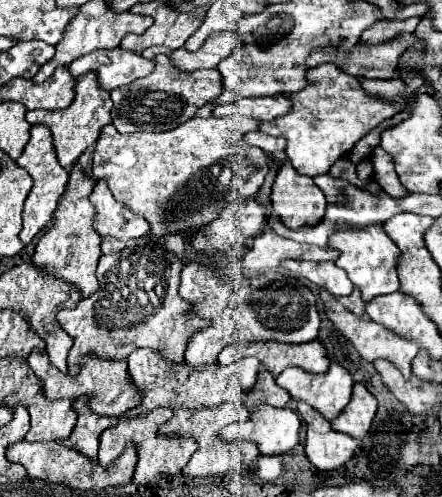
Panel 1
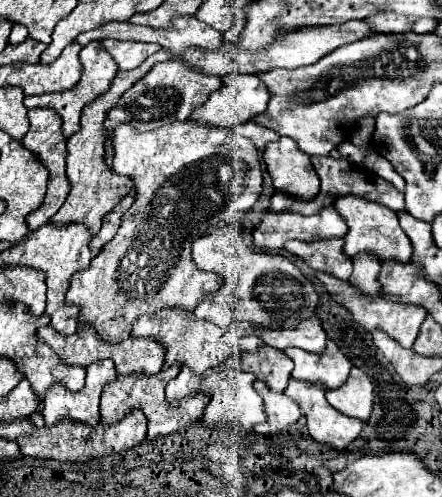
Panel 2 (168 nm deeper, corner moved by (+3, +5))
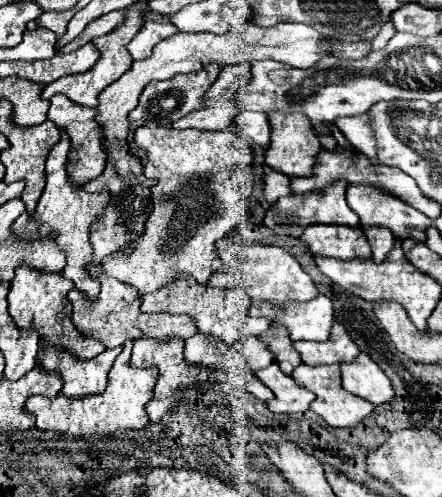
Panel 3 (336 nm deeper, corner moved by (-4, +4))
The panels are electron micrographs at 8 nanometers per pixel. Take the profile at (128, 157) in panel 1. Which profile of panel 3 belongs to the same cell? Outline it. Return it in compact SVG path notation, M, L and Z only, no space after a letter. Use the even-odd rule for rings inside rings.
M144 125L136 129L134 143L146 151L144 175L158 181L150 189L152 213L140 239L132 247L104 259L100 269L104 275L134 287L140 299L170 285L180 275L192 275L200 285L206 285L216 271L226 269L214 251L214 243L246 219L256 187L252 149L232 129L180 131Z

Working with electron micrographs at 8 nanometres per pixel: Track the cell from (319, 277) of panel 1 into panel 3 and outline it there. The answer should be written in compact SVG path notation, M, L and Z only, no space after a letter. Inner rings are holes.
M308 227L300 237L314 257L332 257L340 261L370 259L370 245L360 227Z

